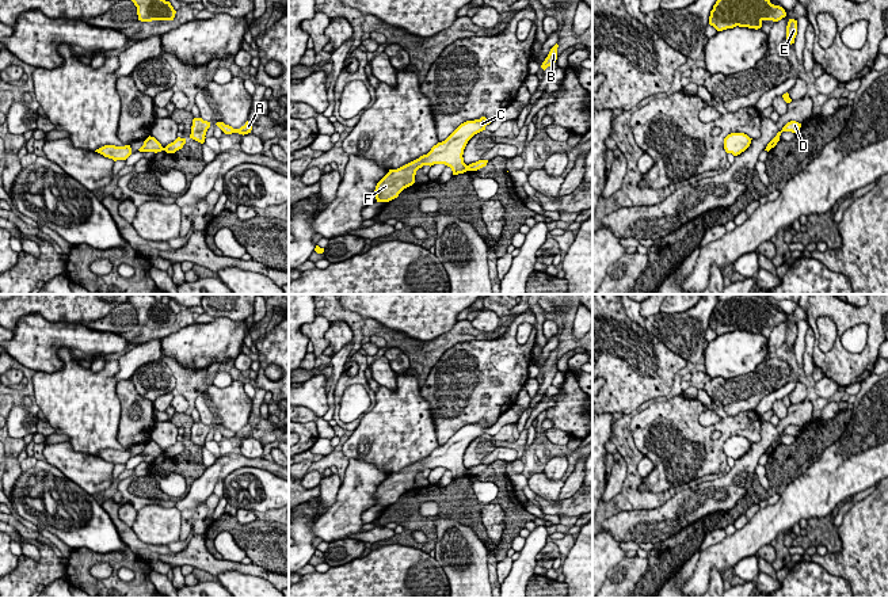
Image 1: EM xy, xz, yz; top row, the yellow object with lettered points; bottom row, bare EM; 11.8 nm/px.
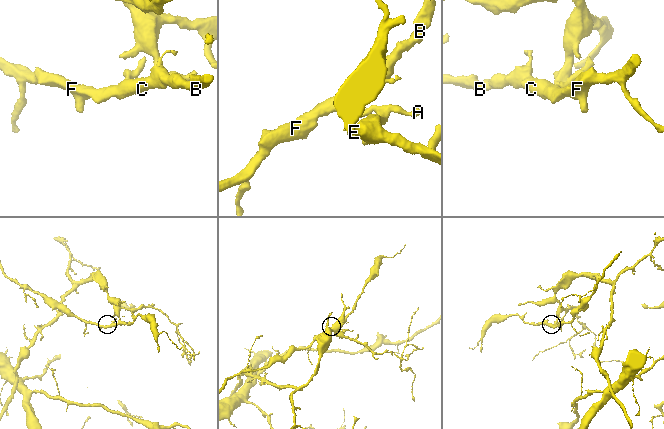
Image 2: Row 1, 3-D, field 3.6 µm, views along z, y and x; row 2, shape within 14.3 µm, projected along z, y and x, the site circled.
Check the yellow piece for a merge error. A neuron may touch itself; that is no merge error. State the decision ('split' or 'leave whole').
split

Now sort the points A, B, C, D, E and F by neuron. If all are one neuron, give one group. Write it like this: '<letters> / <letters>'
A E / B C D F

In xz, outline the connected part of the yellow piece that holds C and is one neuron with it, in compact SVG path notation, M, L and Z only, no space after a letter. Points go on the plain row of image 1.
M485 420L461 427L445 445L438 446L427 458L389 476L377 487L374 499L377 506L389 506L415 487L415 479L423 469L445 468L451 472L453 479L466 476L464 453L468 445L477 437L485 434L492 424Z

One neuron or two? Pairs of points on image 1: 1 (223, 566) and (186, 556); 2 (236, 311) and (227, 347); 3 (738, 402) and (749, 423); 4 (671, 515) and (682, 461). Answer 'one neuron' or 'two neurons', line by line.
1: one neuron
2: two neurons
3: two neurons
4: two neurons

